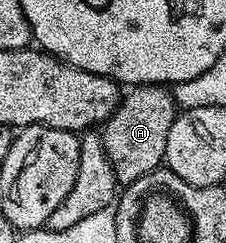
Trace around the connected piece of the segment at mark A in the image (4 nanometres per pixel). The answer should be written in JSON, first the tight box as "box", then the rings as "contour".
{"box":[101,85,176,185],"contour":[[[134,85],[121,96],[116,110],[101,128],[102,144],[120,185],[140,181],[148,173],[159,170],[166,158],[168,129],[176,114],[173,94],[162,85]]]}

